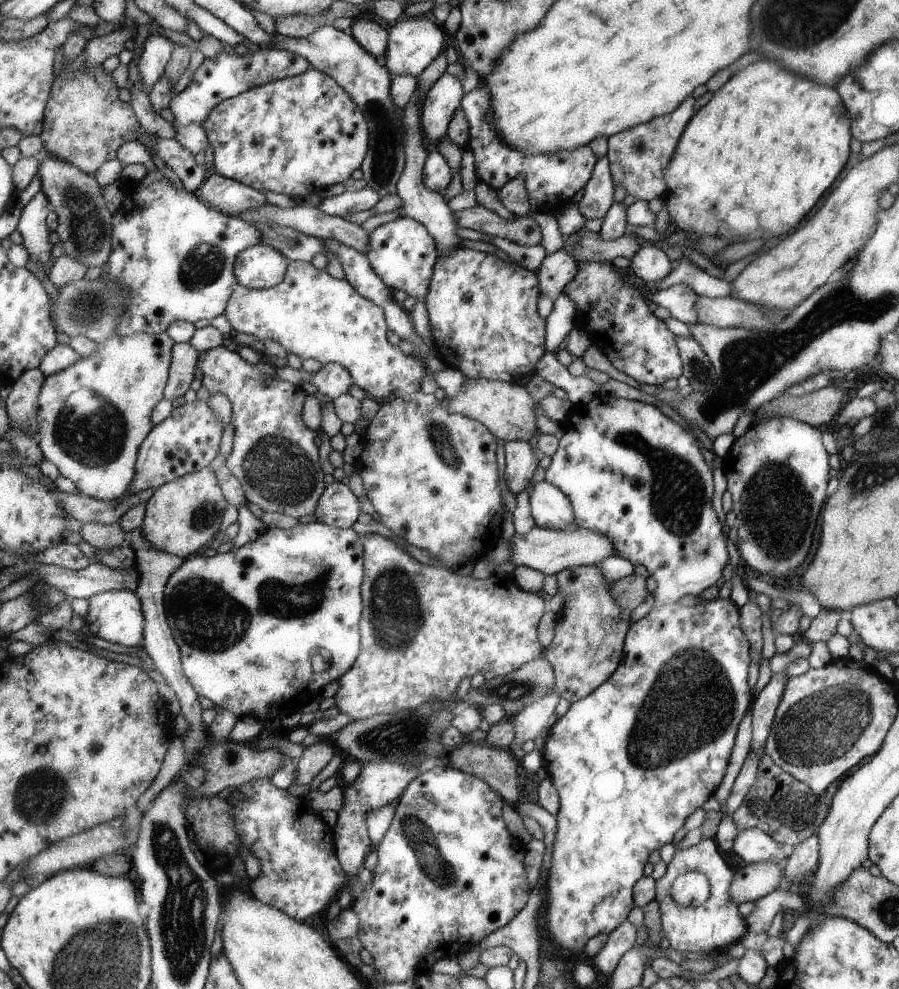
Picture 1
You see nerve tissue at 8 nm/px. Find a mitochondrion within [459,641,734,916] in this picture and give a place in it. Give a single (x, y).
(507, 690)

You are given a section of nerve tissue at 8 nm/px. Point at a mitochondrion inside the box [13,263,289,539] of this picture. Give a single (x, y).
(94, 436)

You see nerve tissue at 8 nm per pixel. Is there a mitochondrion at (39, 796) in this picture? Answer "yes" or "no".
yes

